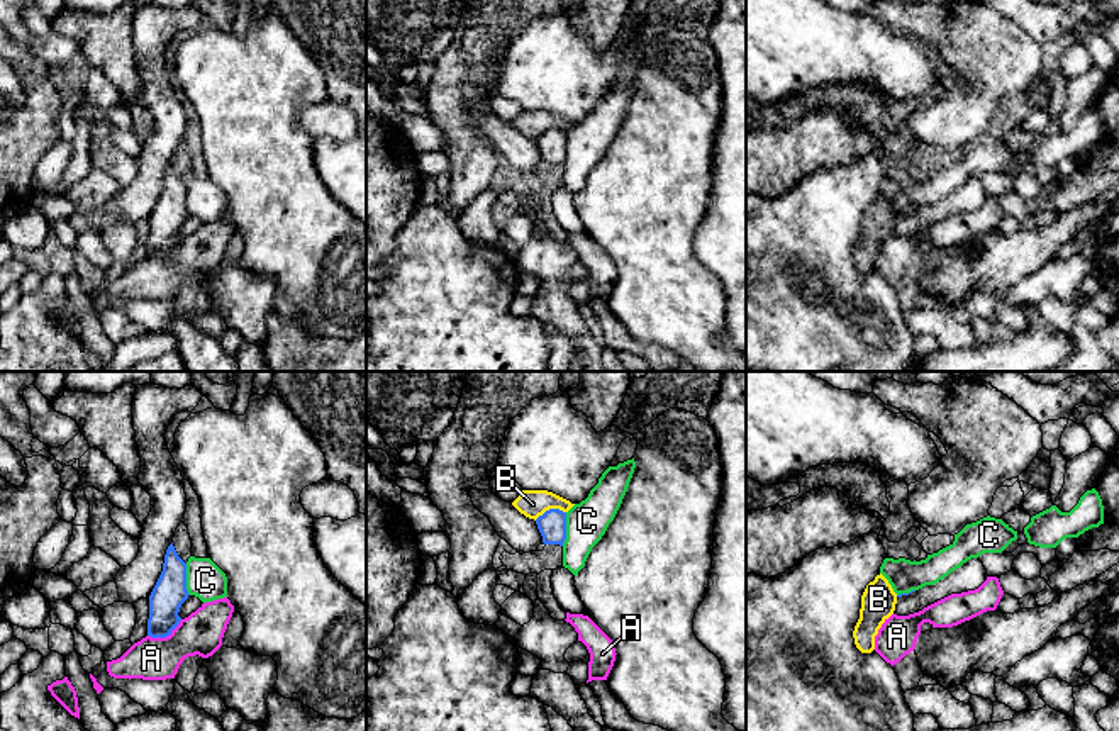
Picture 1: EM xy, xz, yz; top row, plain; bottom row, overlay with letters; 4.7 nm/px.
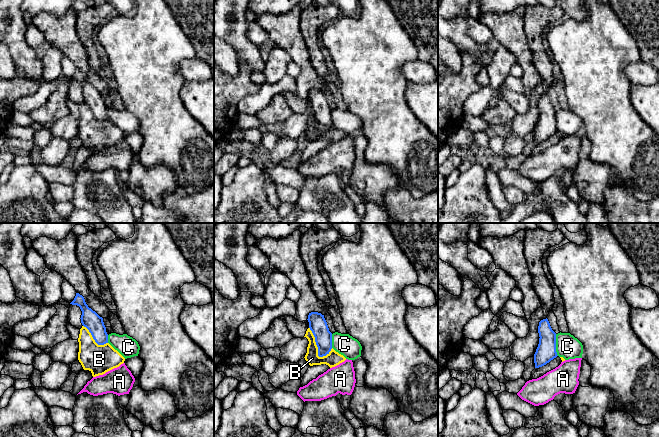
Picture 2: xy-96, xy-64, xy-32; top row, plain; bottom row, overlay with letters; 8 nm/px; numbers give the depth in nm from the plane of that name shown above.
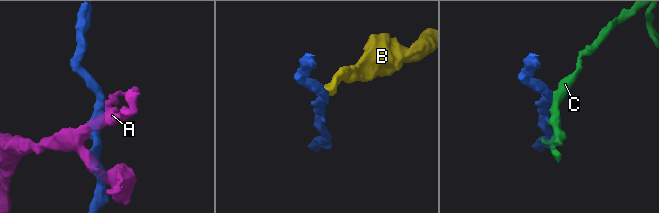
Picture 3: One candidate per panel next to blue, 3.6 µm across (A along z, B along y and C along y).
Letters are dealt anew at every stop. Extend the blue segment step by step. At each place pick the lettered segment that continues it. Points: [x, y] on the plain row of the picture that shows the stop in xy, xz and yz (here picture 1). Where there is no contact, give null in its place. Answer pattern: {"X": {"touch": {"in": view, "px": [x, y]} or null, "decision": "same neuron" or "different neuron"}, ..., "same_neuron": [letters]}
{"A": {"touch": {"in": "xy", "px": [165, 256]}, "decision": "different neuron"}, "B": {"touch": {"in": "xz", "px": [550, 129]}, "decision": "different neuron"}, "C": {"touch": {"in": "xz", "px": [565, 150]}, "decision": "different neuron"}, "same_neuron": []}

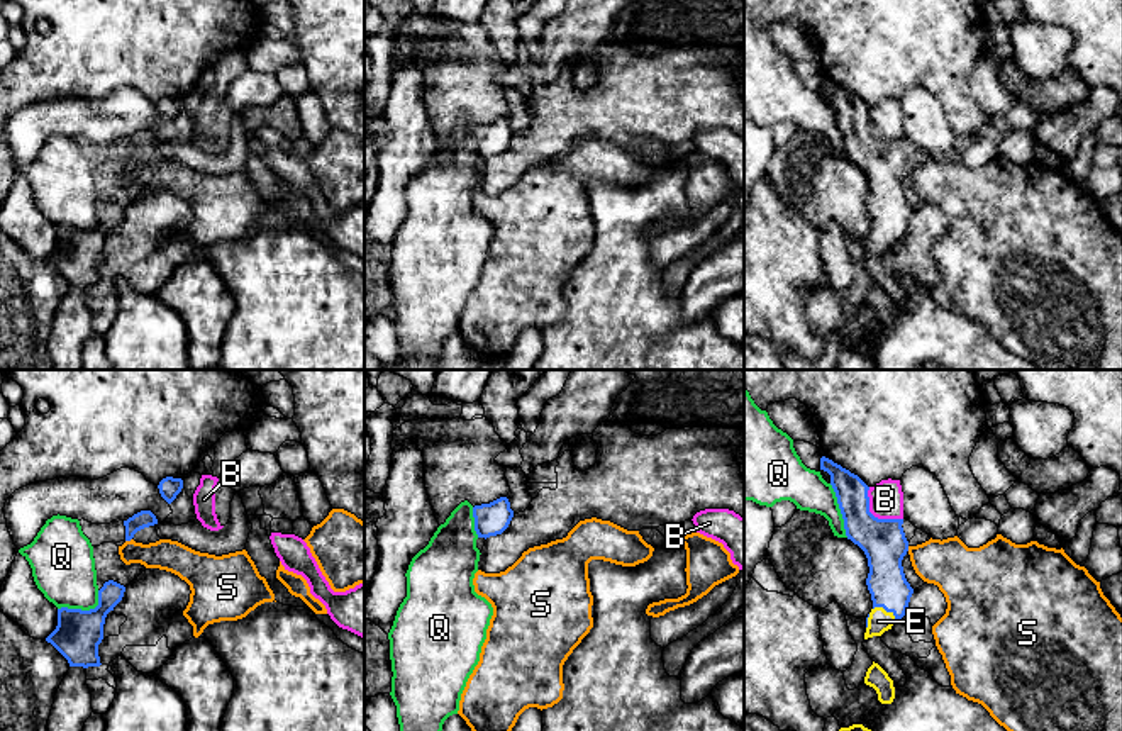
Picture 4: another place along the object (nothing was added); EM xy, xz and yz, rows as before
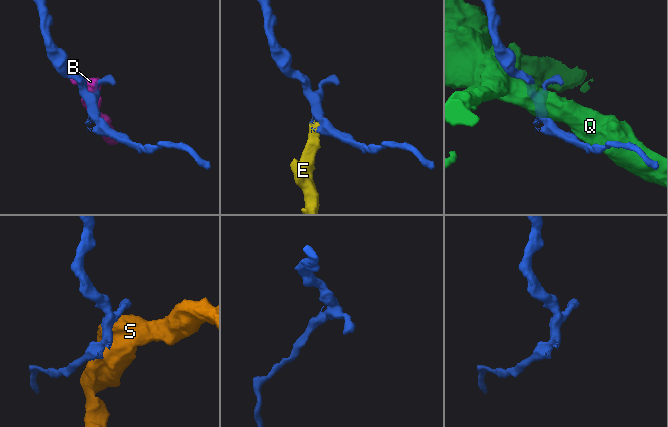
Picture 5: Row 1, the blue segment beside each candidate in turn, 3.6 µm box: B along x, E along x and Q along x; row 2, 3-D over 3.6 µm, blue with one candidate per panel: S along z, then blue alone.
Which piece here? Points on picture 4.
{"B": {"touch": {"in": "yz", "px": [873, 136]}, "decision": "different neuron"}, "E": {"touch": {"in": "yz", "px": [887, 231]}, "decision": "same neuron"}, "Q": {"touch": {"in": "xy", "px": [83, 231]}, "decision": "different neuron"}, "S": {"touch": {"in": "xy", "px": [127, 160]}, "decision": "different neuron"}, "same_neuron": ["E"]}

